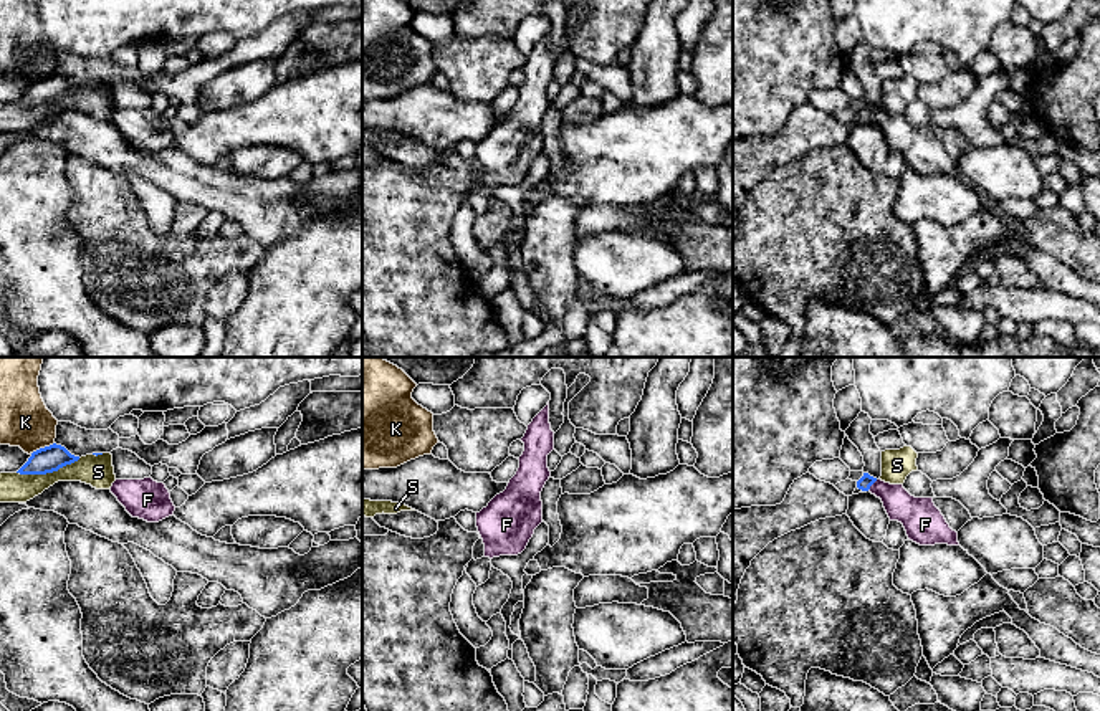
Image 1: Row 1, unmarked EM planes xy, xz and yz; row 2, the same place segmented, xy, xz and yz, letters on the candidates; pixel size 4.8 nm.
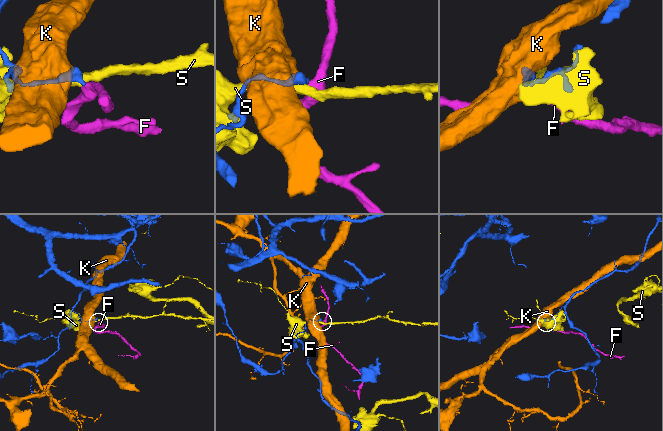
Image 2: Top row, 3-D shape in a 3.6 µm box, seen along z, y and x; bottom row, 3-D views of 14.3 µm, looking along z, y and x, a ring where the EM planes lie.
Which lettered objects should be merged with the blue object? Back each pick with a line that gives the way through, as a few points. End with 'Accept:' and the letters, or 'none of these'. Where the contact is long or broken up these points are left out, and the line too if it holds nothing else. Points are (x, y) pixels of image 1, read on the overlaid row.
Accept: none of these

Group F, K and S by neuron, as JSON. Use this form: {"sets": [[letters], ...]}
{"sets": [["F"], ["K"], ["S"]]}

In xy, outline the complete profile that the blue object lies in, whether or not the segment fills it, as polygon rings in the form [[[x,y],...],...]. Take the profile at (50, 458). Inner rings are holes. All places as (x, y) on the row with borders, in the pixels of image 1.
[[[50,445],[31,453],[28,461],[17,471],[20,475],[46,475],[78,461],[79,456],[71,455],[61,445]]]

